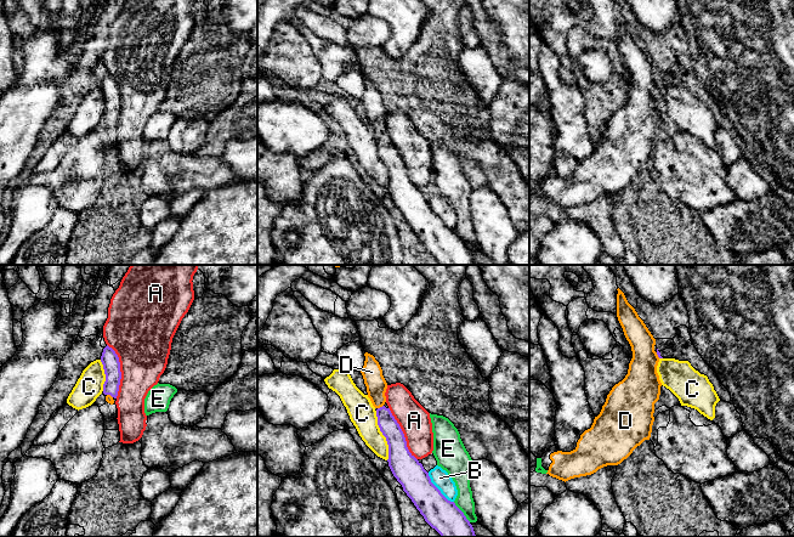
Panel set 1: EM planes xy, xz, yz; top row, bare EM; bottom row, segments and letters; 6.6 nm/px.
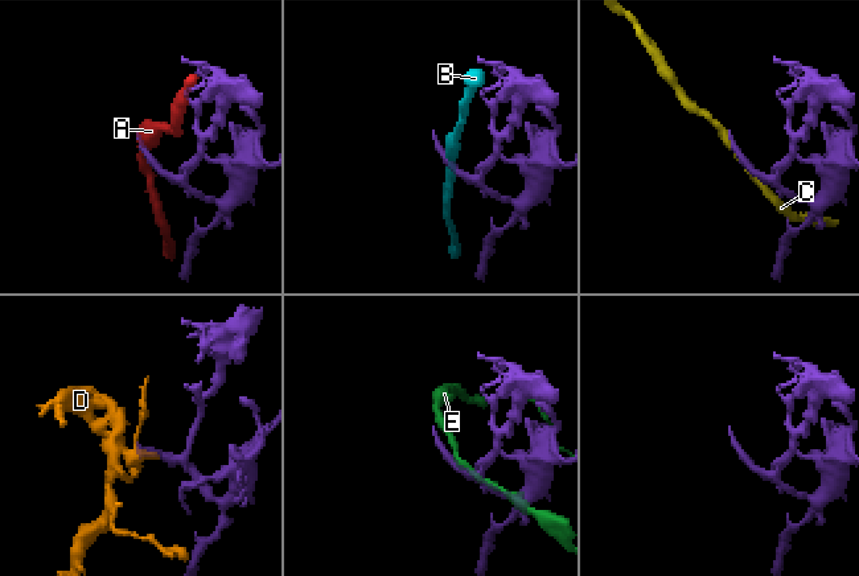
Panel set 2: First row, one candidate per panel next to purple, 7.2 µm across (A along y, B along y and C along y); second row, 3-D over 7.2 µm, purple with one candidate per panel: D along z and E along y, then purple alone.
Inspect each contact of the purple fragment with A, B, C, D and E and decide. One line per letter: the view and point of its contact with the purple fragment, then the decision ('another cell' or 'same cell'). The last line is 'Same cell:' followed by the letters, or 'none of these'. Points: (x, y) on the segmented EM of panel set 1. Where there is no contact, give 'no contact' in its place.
A: xy (119, 371) | another cell
B: xz (437, 489) | another cell
C: xz (383, 434) | another cell
D: xz (380, 407) | same cell
E: xz (461, 512) | another cell
Same cell: D

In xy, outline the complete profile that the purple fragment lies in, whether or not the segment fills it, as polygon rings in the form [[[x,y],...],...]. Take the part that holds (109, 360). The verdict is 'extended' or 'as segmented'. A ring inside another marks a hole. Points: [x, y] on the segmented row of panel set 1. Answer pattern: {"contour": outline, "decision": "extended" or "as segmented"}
{"contour": [[[108,345],[103,349],[101,362],[103,364],[106,381],[103,384],[103,394],[106,395],[106,401],[110,405],[118,396],[121,372],[120,362],[115,351]]], "decision": "extended"}

